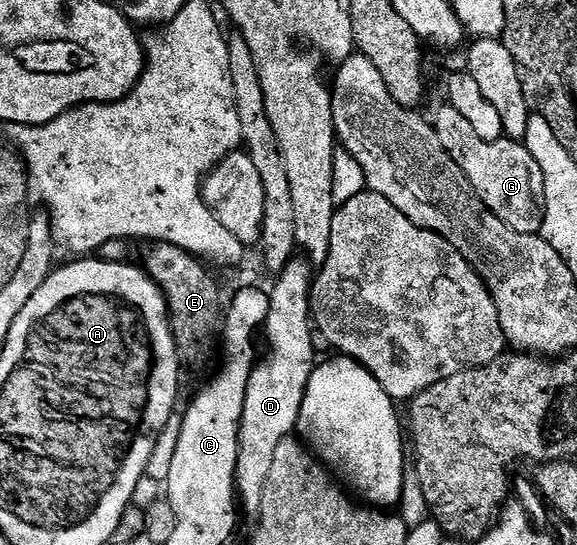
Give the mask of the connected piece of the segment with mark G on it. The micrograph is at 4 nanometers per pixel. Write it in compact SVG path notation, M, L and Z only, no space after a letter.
M441 105L436 113L436 121L434 120L438 143L442 143L450 159L454 159L454 163L462 167L466 179L484 200L484 206L514 231L539 234L544 219L544 175L526 145L507 139L478 139L470 123L466 123L466 119L462 119L462 115L458 115L452 105Z

